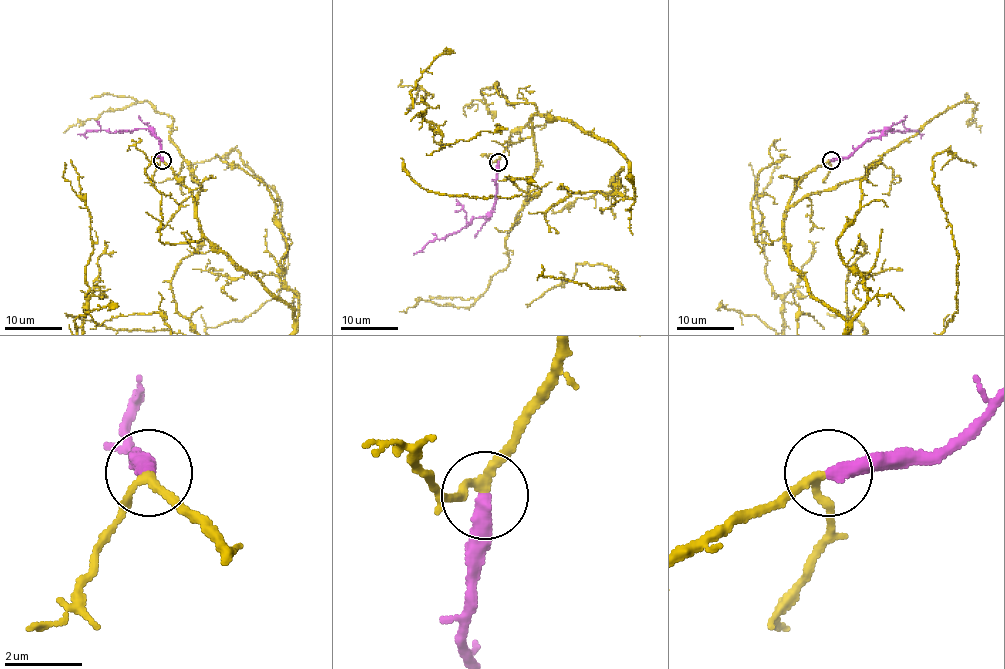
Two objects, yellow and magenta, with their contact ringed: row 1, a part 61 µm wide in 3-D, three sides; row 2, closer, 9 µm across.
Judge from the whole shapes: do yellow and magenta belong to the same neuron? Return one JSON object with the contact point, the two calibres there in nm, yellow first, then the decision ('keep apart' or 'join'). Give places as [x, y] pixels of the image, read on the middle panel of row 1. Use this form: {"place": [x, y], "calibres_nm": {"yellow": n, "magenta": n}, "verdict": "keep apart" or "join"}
{"place": [498, 162], "calibres_nm": {"yellow": 200, "magenta": 400}, "verdict": "join"}

